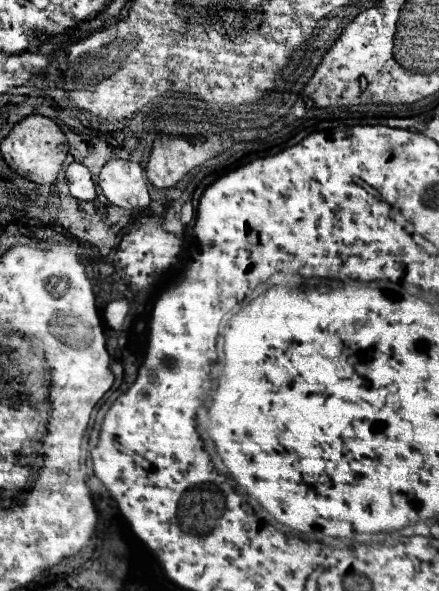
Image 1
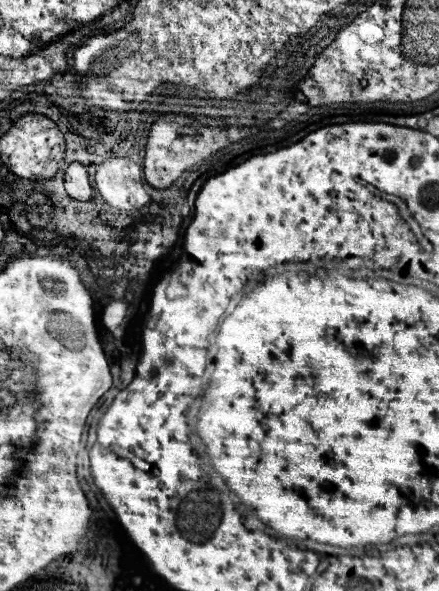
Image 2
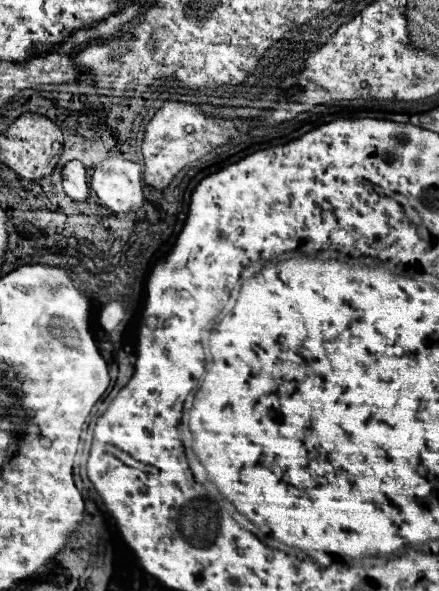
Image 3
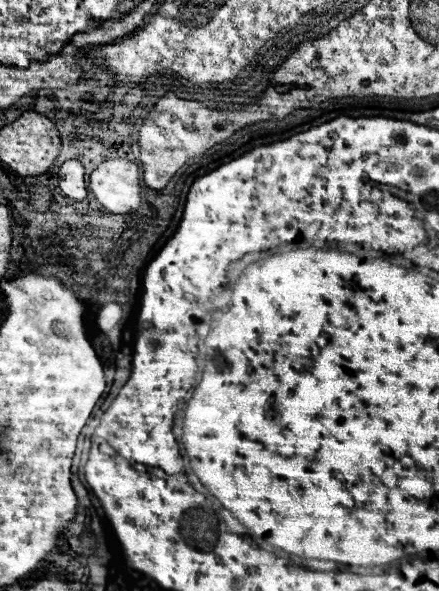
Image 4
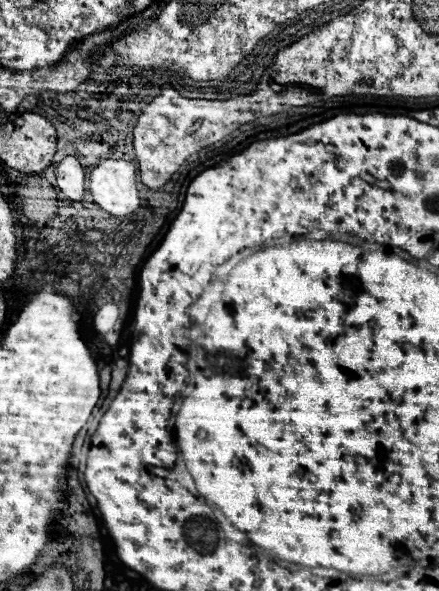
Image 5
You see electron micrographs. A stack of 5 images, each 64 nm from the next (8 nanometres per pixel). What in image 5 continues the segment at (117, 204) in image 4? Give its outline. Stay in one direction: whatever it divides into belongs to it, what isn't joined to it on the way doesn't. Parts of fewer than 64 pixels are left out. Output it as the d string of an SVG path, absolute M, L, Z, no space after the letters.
M102 160L92 168L88 190L94 202L112 216L128 216L140 208L136 166L128 160Z

